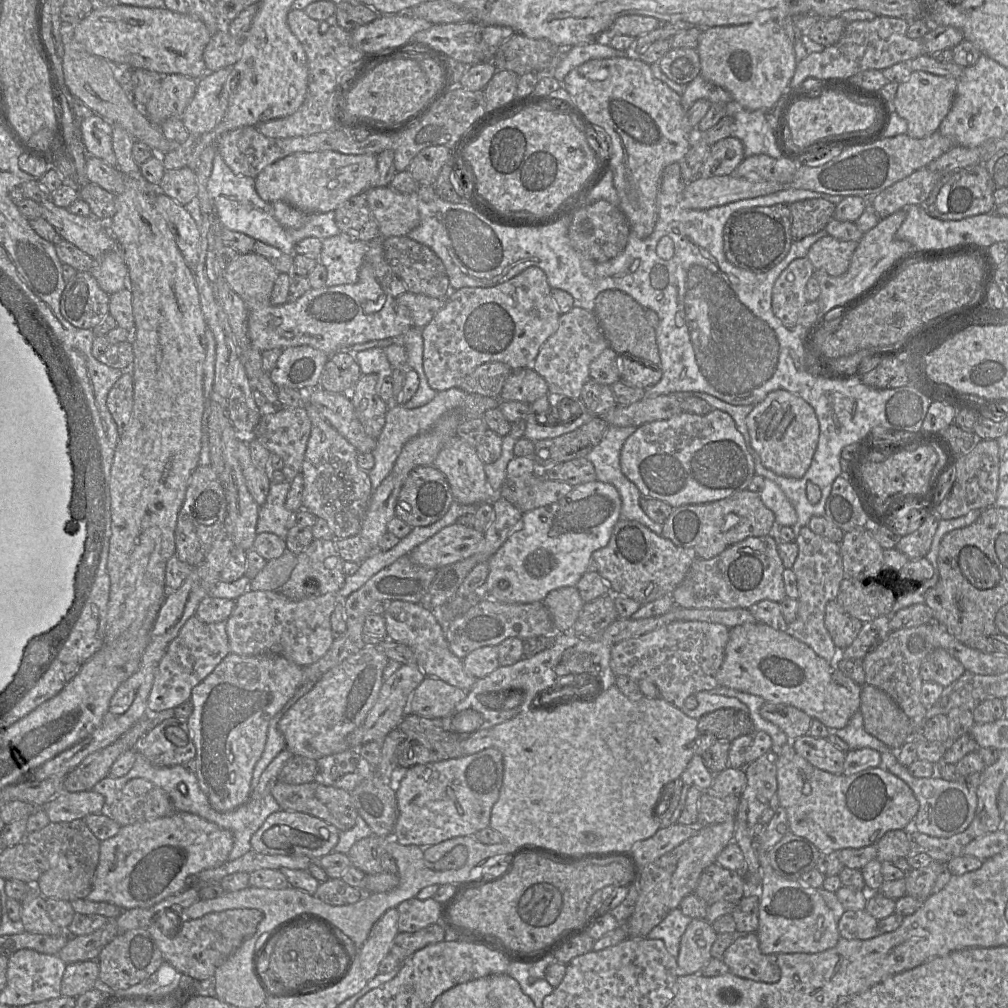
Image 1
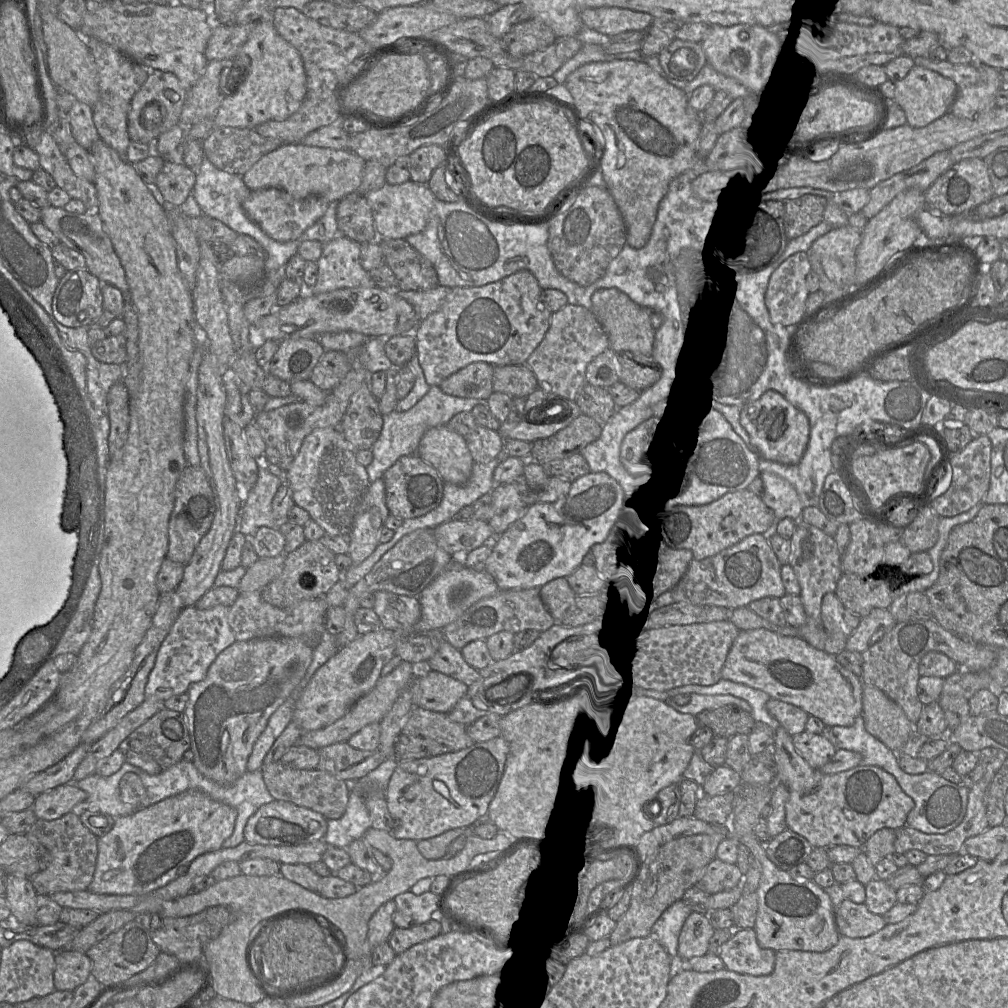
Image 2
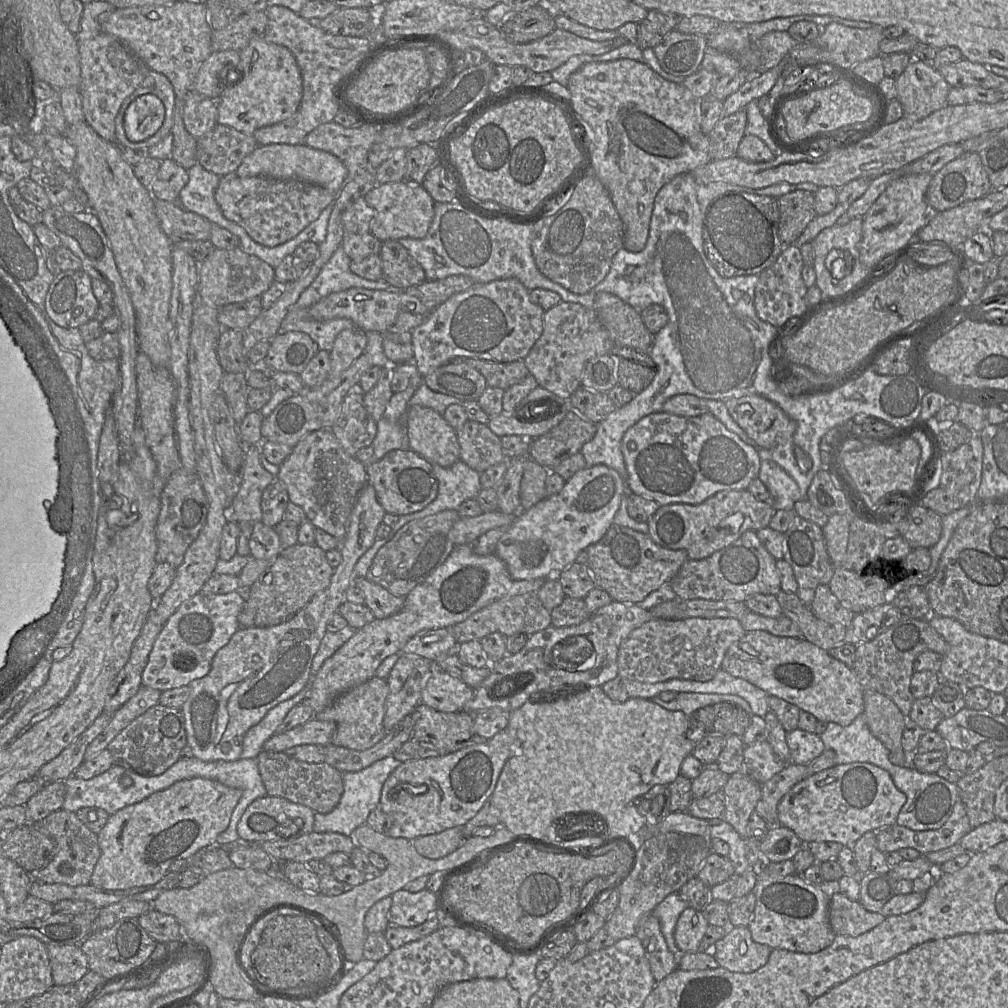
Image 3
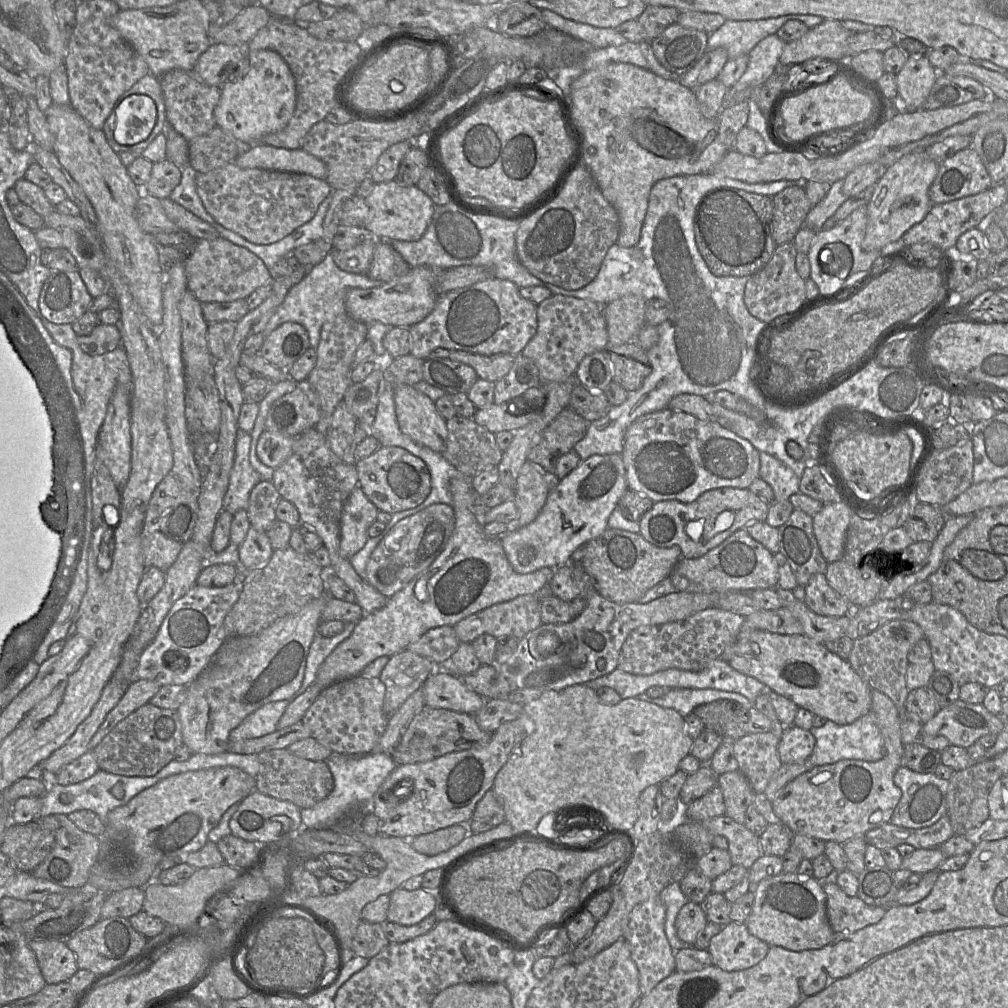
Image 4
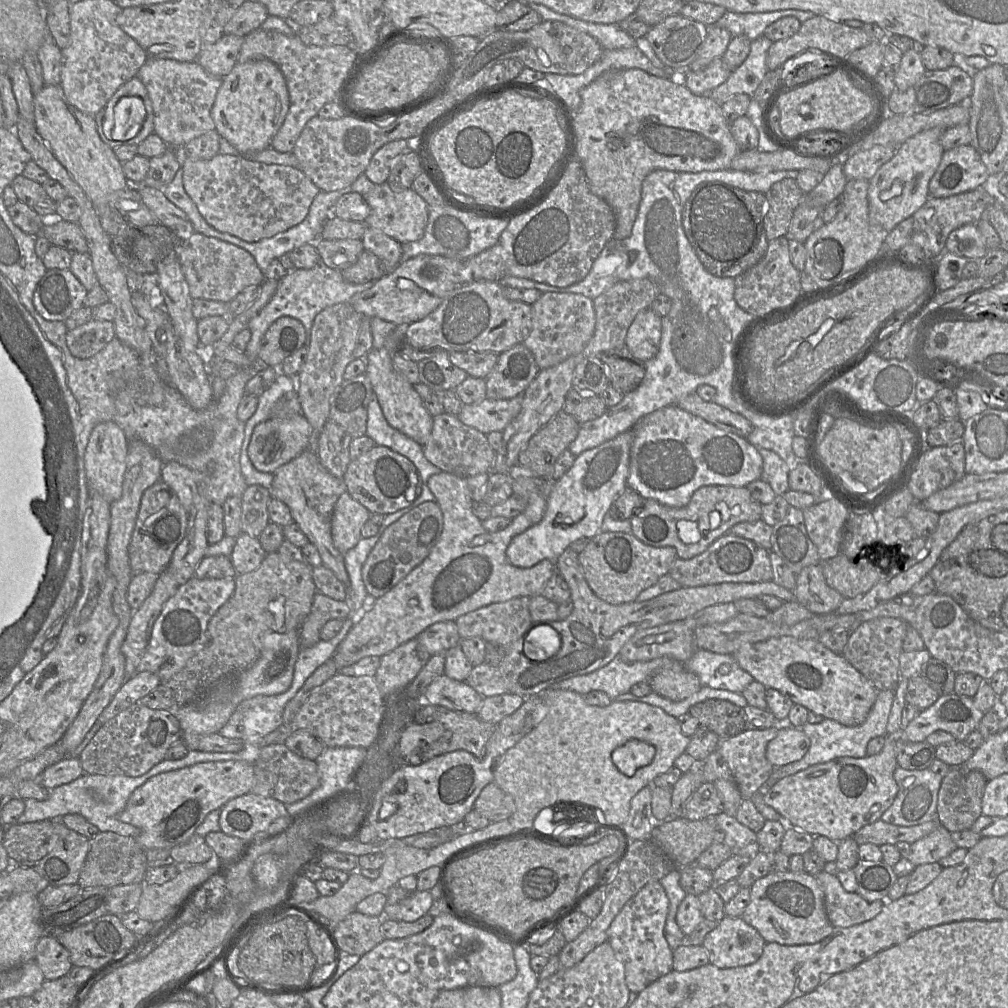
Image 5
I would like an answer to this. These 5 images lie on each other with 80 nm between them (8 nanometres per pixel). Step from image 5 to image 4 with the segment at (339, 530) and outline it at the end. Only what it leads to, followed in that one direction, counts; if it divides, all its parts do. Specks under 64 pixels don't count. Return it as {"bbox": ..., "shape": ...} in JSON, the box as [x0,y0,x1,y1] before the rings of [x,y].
{"bbox":[340,487,378,559],"shape":[[[355,487],[342,509],[340,519],[341,555],[349,559],[363,548],[369,526],[377,521],[378,508],[367,498],[361,487]]]}

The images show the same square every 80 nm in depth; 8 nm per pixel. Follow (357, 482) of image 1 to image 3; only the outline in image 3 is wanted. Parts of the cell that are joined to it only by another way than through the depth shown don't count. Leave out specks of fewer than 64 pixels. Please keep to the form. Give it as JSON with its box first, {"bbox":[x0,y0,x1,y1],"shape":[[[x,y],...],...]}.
{"bbox":[276,429,368,540],"shape":[[[330,429],[304,436],[279,465],[276,479],[284,484],[290,502],[304,510],[308,521],[339,540],[347,532],[358,493],[368,483],[366,464],[348,455]]]}

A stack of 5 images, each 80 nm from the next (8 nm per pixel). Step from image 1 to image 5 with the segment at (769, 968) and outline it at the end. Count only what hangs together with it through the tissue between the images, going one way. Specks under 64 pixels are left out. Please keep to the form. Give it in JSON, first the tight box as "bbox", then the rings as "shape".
{"bbox":[702,917,766,968],"shape":[[[725,917],[709,932],[702,946],[708,951],[709,963],[718,968],[734,968],[756,962],[763,951],[766,941],[755,928],[747,924],[741,917]]]}

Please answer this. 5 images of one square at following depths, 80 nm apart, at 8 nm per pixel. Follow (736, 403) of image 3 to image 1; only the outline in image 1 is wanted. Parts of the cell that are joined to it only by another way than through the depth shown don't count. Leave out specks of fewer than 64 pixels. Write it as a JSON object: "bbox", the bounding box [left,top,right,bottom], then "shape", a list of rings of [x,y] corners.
{"bbox":[746,390,819,478],"shape":[[[786,390],[770,392],[746,417],[751,445],[761,463],[779,476],[802,478],[811,465],[819,439],[819,422],[814,409]]]}

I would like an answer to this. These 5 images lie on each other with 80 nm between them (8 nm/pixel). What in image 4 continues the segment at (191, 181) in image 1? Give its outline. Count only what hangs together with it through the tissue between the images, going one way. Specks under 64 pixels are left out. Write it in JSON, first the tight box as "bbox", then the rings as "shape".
{"bbox":[142,158,182,198],"shape":[[[165,158],[153,163],[150,179],[142,188],[156,198],[169,198],[173,189],[180,183],[181,176],[182,169]]]}

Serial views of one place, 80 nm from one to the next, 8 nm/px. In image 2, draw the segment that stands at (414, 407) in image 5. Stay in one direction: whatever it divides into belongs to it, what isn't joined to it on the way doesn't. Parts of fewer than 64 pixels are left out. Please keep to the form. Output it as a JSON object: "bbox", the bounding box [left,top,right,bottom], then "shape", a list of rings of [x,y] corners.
{"bbox":[416,424,475,485],"shape":[[[448,424],[428,429],[416,454],[433,466],[444,482],[455,485],[469,480],[475,463],[465,438]]]}

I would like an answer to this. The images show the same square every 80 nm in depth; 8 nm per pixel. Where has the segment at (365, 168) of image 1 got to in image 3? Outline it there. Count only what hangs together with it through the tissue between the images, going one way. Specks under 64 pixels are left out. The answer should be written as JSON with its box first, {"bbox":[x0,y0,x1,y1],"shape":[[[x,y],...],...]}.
{"bbox":[236,144,347,194],"shape":[[[268,144],[259,145],[246,156],[236,174],[241,178],[263,176],[274,179],[297,179],[322,186],[332,194],[338,194],[347,178],[347,169],[333,154],[304,144]]]}

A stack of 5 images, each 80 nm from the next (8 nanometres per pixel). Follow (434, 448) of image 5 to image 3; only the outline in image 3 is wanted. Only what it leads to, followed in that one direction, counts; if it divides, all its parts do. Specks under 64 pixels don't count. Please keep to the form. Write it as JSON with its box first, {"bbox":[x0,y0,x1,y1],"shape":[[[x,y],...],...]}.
{"bbox":[455,419,506,473],"shape":[[[468,419],[455,429],[459,447],[459,460],[479,473],[506,460],[501,437],[487,424]]]}

